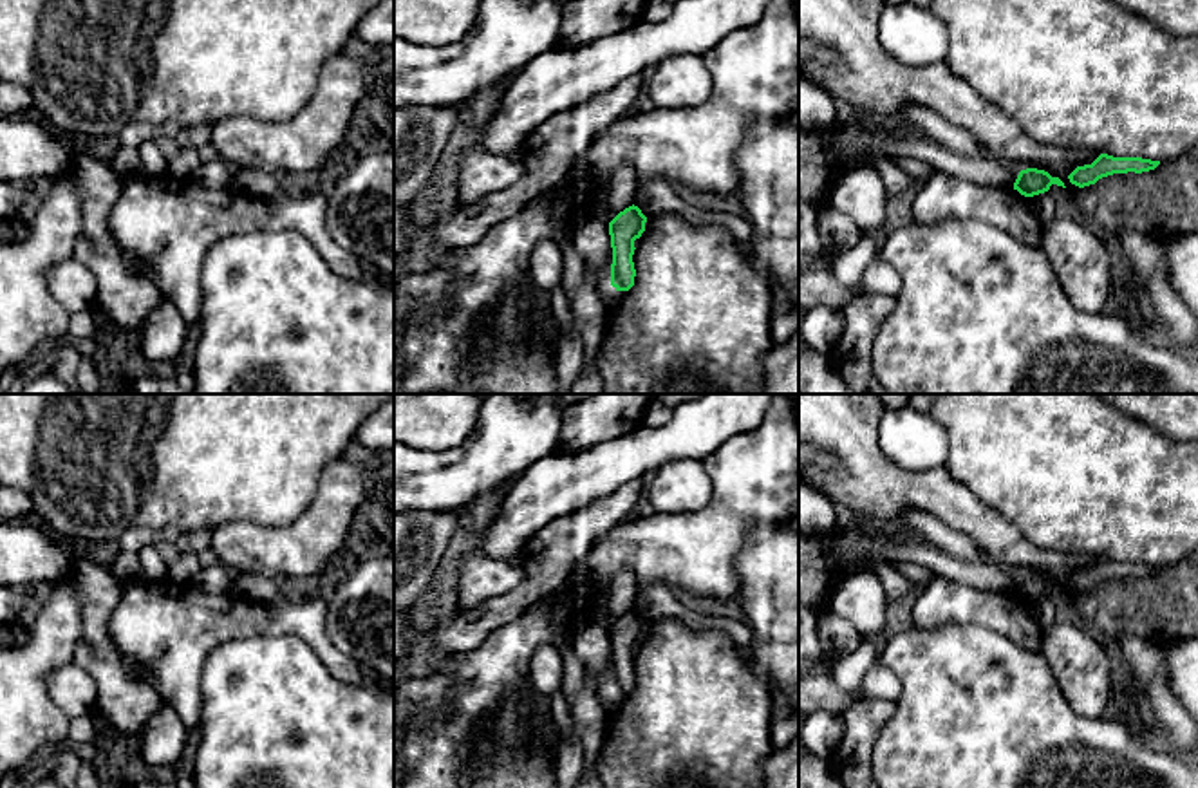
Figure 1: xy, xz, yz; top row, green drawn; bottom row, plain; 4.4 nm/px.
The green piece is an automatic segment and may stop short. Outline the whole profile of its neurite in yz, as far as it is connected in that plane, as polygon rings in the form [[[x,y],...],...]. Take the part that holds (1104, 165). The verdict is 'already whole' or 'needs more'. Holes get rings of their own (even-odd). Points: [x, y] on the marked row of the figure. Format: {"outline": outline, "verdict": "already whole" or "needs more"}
{"outline": [[[1100,154],[1091,164],[1077,166],[1070,175],[1070,183],[1084,188],[1095,184],[1099,179],[1113,174],[1142,174],[1155,170],[1160,161],[1142,159],[1142,157],[1113,157]]], "verdict": "already whole"}

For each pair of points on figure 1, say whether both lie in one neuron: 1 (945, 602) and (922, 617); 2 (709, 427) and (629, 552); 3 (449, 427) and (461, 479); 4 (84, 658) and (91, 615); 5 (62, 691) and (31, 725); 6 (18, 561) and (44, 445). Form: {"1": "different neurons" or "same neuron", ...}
{"1": "same neuron", "2": "different neurons", "3": "different neurons", "4": "same neuron", "5": "different neurons", "6": "different neurons"}

